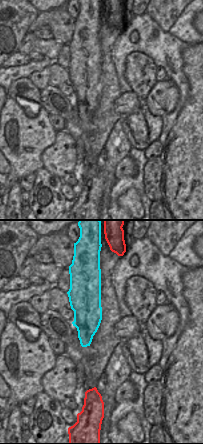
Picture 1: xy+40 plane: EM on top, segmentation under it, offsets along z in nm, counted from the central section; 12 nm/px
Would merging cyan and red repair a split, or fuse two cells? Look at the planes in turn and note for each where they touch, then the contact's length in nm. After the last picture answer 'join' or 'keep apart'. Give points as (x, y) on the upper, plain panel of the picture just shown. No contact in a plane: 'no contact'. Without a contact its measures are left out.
no contact

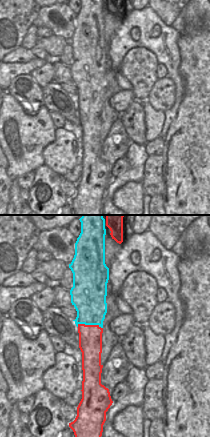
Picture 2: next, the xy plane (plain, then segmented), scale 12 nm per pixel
contact (90, 100); length 320 nm

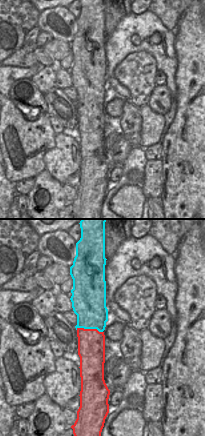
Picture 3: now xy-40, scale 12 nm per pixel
contact (89, 104); length 320 nm

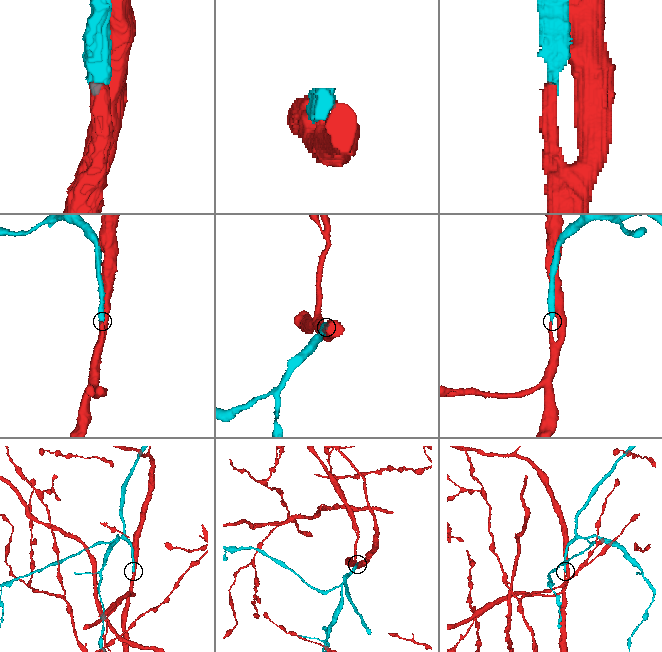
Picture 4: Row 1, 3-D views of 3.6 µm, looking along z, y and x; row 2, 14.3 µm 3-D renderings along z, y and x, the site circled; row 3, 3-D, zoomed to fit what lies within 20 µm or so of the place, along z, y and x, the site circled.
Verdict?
join

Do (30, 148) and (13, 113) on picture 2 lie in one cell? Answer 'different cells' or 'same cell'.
same cell

